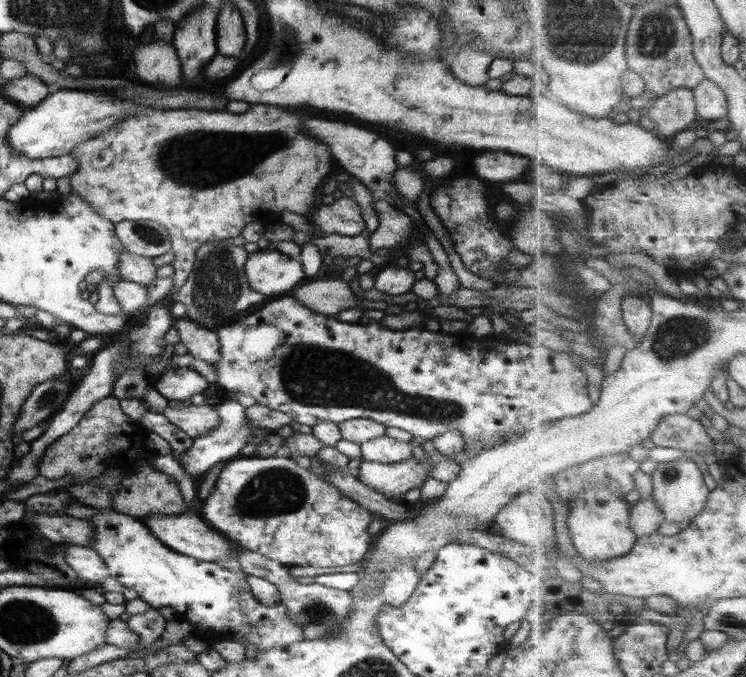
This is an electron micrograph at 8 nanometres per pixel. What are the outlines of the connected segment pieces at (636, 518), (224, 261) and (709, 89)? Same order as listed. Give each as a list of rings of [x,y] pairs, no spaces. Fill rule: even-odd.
[[[653,495],[649,499],[641,499],[632,509],[632,512],[631,523],[637,532],[638,539],[656,534],[667,519]]]
[[[209,241],[203,243],[196,253],[196,259],[193,271],[190,272],[188,280],[175,292],[173,299],[185,306],[186,317],[202,327],[207,329],[218,329],[226,324],[234,324],[240,318],[238,316],[250,316],[250,312],[258,312],[258,308],[262,308],[262,302],[266,300],[266,296],[258,294],[247,285],[246,273],[244,272],[244,263],[249,255],[241,246],[232,246],[230,242]]]
[[[707,79],[695,88],[699,116],[720,120],[729,116],[730,103],[727,92],[714,80]]]

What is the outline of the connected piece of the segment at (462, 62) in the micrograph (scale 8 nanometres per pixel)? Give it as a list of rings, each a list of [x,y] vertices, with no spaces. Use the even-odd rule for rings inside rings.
[[[462,47],[451,66],[453,75],[464,84],[484,87],[489,80],[488,67],[495,58],[490,53]]]

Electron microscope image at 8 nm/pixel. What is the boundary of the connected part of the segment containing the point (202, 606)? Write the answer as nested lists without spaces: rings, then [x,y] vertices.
[[[96,508],[98,515],[88,519],[93,525],[95,534],[92,537],[90,548],[104,559],[110,576],[116,578],[125,588],[136,590],[139,597],[148,602],[151,607],[156,609],[172,608],[176,612],[186,612],[192,610],[196,612],[196,618],[202,616],[202,626],[200,630],[214,630],[214,632],[230,631],[230,640],[246,644],[254,644],[258,650],[268,650],[294,642],[300,642],[303,639],[303,626],[291,619],[288,609],[282,604],[276,606],[266,606],[256,600],[253,592],[250,590],[247,578],[248,573],[242,571],[231,571],[221,567],[218,563],[200,562],[194,558],[183,556],[167,548],[144,524],[143,520],[136,517],[116,512],[112,508]]]

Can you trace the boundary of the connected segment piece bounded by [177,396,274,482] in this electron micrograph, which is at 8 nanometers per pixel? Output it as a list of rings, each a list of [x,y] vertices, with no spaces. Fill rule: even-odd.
[[[230,396],[229,398],[222,398],[221,403],[214,407],[216,412],[218,412],[218,416],[220,416],[220,425],[214,431],[210,431],[208,435],[194,439],[193,446],[190,446],[184,454],[180,454],[177,457],[186,474],[192,477],[195,482],[202,479],[204,474],[216,464],[240,457],[241,450],[250,442],[262,444],[274,432],[273,430],[258,429],[258,427],[250,425],[248,419],[246,419],[246,408],[238,400]],[[258,436],[261,437],[261,441],[258,441]]]

